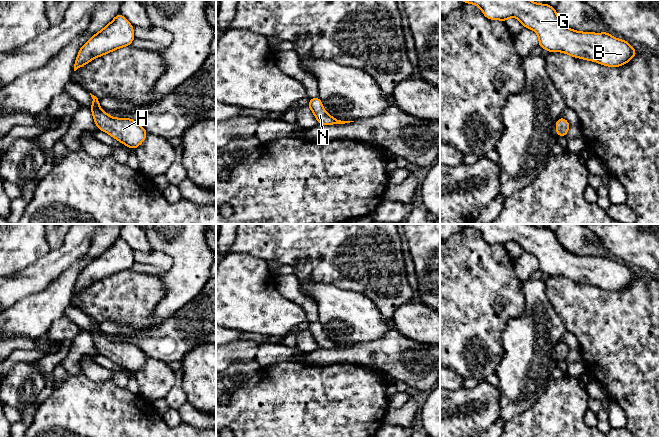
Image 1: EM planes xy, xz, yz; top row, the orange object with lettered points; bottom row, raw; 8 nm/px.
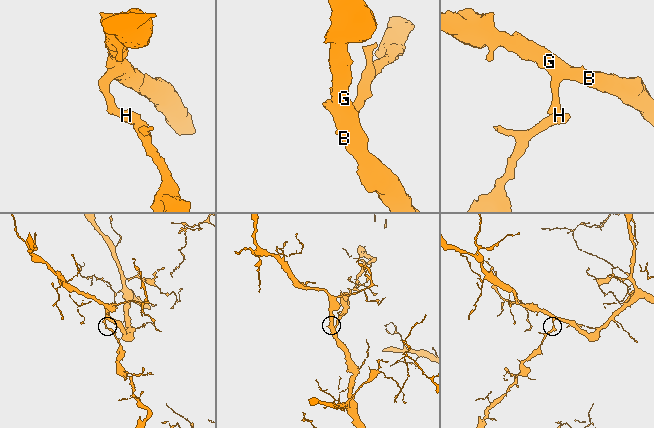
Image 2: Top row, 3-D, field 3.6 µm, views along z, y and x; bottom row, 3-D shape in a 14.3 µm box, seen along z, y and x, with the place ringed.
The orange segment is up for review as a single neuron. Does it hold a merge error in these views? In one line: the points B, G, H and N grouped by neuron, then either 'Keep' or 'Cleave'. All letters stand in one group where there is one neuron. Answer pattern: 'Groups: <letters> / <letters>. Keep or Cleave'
Groups: B G H N. Keep

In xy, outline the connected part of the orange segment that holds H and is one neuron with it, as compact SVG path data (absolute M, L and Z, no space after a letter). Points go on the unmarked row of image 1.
M90 317L93 328L90 331L94 345L99 354L128 370L136 373L146 362L147 355L130 342L114 342L100 333L99 324Z

